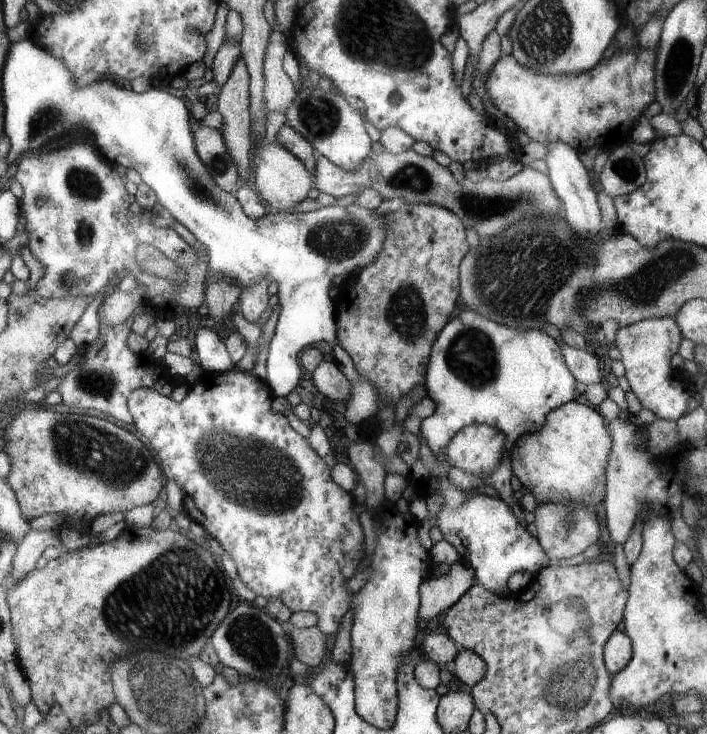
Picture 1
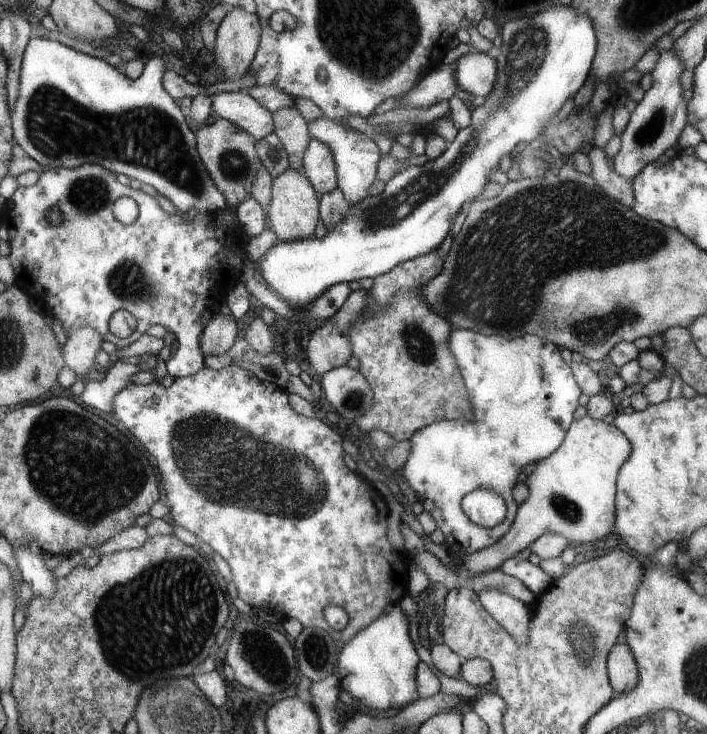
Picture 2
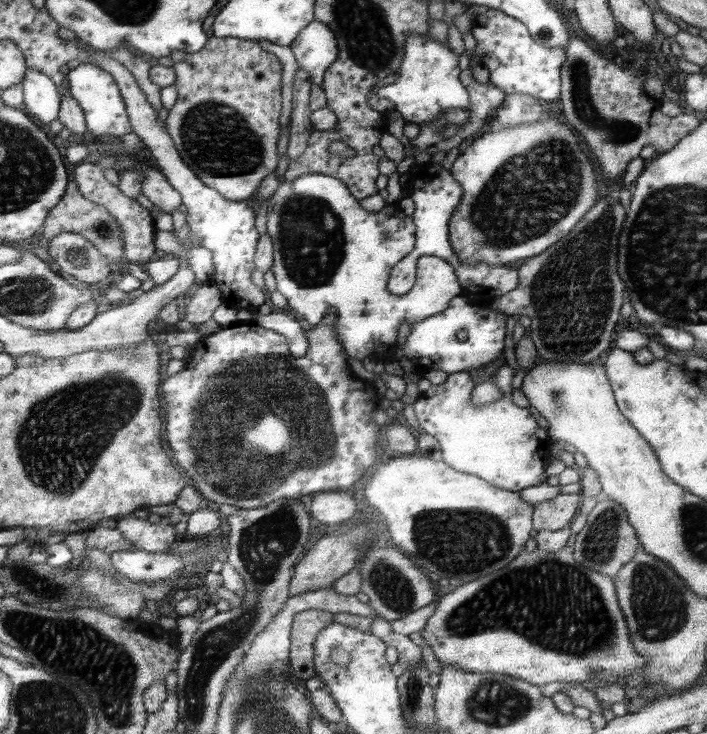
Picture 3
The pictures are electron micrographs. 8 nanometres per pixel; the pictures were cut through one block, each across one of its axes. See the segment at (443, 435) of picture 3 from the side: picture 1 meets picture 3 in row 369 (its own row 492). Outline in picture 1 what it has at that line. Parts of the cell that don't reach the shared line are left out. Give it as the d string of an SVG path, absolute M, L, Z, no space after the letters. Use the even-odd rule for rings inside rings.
M461 308L439 331L428 362L425 390L435 402L436 411L433 416L420 420L419 437L426 442L433 456L441 456L455 432L468 424L486 424L499 429L506 443L497 468L481 476L457 467L447 468L445 476L465 492L478 486L491 486L525 526L520 502L511 498L509 450L513 450L523 435L541 431L551 411L562 404L576 402L579 397L576 380L562 356L562 349L542 329L511 328Z

